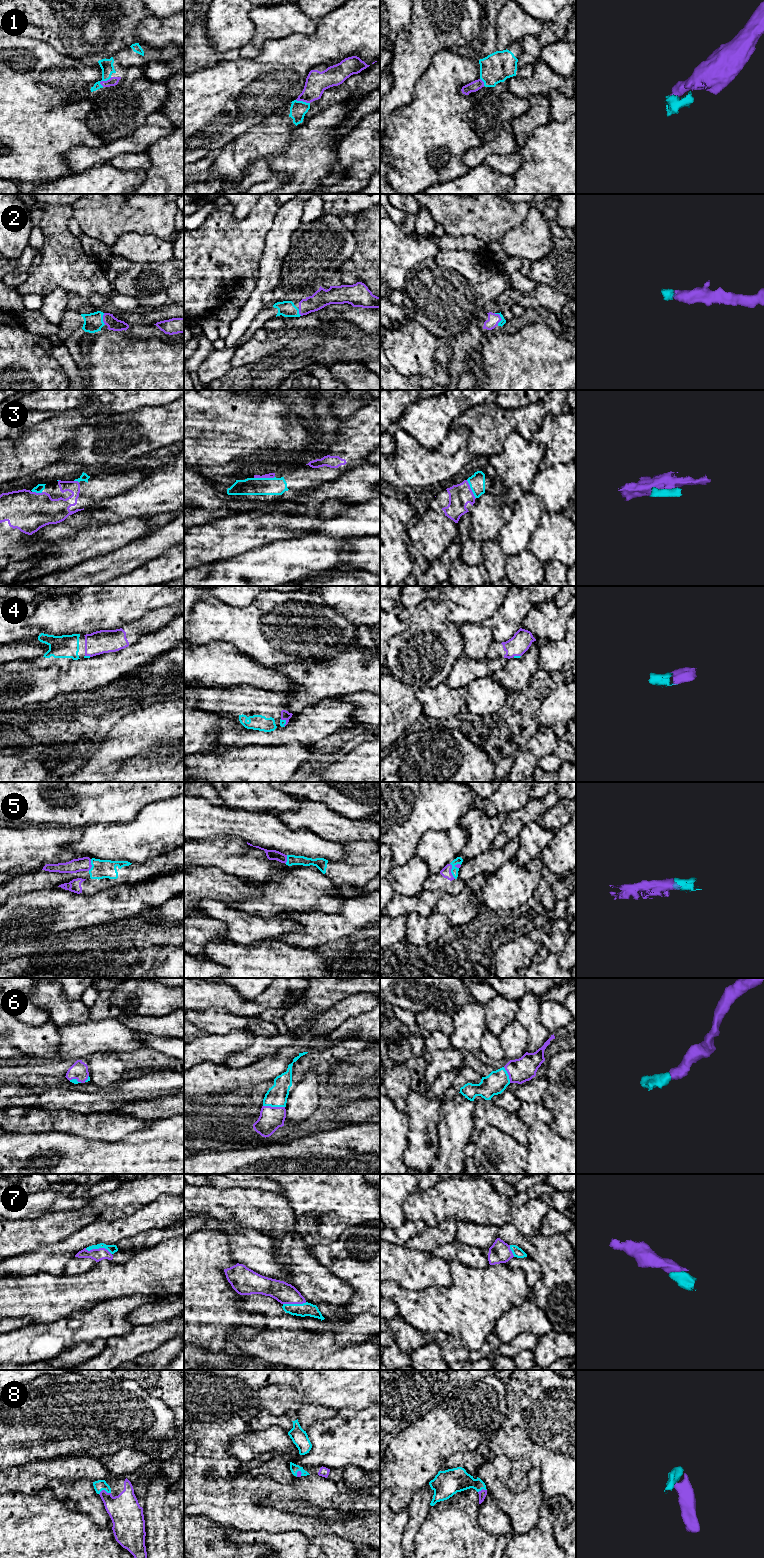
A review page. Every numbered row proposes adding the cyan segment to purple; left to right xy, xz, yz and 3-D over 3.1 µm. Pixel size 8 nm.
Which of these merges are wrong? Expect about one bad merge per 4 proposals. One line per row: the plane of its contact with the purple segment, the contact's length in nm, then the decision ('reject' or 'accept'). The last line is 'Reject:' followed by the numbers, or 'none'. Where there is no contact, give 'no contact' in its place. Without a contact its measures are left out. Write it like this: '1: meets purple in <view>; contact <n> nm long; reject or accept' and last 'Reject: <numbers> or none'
1: meets purple in xy; contact 120 nm long; accept
2: meets purple in yz; contact 110 nm long; accept
3: meets purple in xz; contact 170 nm long; accept
4: meets purple in xz; contact 70 nm long; accept
5: meets purple in yz; contact 130 nm long; accept
6: meets purple in xz; contact 180 nm long; accept
7: meets purple in xy; contact 220 nm long; accept
8: meets purple in xy; contact 100 nm long; accept
Reject: none

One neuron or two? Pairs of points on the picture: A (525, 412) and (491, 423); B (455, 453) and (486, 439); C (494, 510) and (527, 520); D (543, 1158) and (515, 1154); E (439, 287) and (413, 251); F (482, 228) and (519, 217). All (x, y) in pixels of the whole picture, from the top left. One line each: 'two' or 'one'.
A: one
B: two
C: two
D: two
E: two
F: one

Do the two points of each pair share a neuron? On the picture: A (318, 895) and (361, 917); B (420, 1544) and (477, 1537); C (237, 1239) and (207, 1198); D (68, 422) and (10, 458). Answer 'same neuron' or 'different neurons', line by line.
A: different neurons
B: same neuron
C: different neurons
D: same neuron

